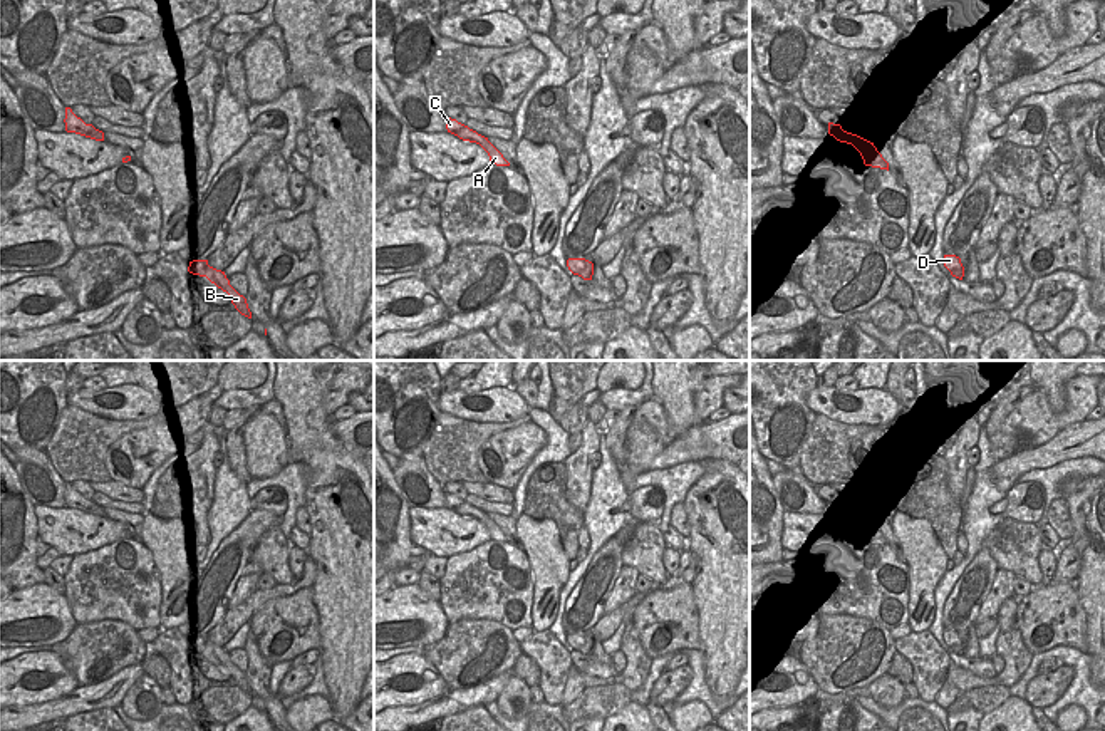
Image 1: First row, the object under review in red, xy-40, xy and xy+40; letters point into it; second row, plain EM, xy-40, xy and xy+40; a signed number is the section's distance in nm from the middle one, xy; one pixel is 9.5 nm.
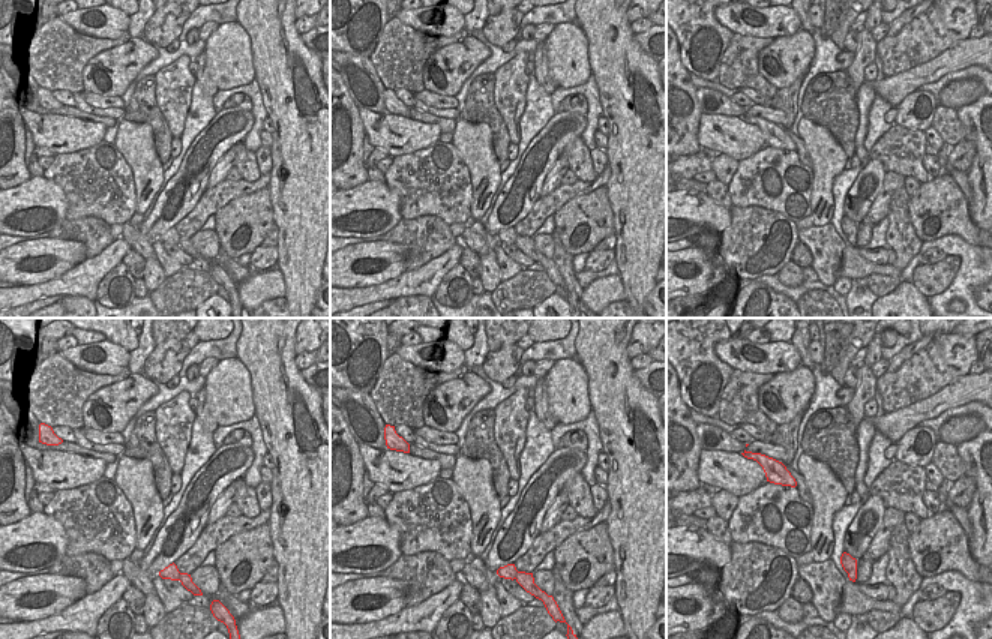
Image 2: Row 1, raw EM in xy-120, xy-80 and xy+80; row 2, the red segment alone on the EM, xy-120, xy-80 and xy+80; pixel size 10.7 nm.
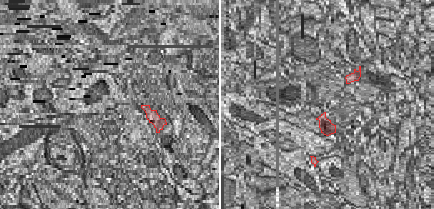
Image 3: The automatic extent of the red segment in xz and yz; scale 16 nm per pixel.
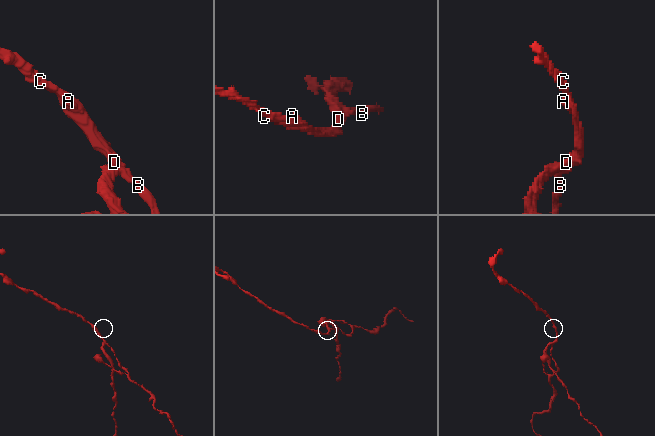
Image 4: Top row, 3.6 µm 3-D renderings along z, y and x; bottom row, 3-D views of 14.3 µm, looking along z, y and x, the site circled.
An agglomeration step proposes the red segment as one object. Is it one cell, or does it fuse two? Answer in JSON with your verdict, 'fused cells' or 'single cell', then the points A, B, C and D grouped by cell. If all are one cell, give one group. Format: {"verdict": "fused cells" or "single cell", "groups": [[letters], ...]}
{"verdict": "fused cells", "groups": [["A", "C", "D"], ["B"]]}

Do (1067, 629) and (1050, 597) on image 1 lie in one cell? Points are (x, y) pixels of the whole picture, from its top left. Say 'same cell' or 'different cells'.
same cell

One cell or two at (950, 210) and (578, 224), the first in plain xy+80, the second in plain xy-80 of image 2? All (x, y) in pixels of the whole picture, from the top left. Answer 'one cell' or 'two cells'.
one cell

